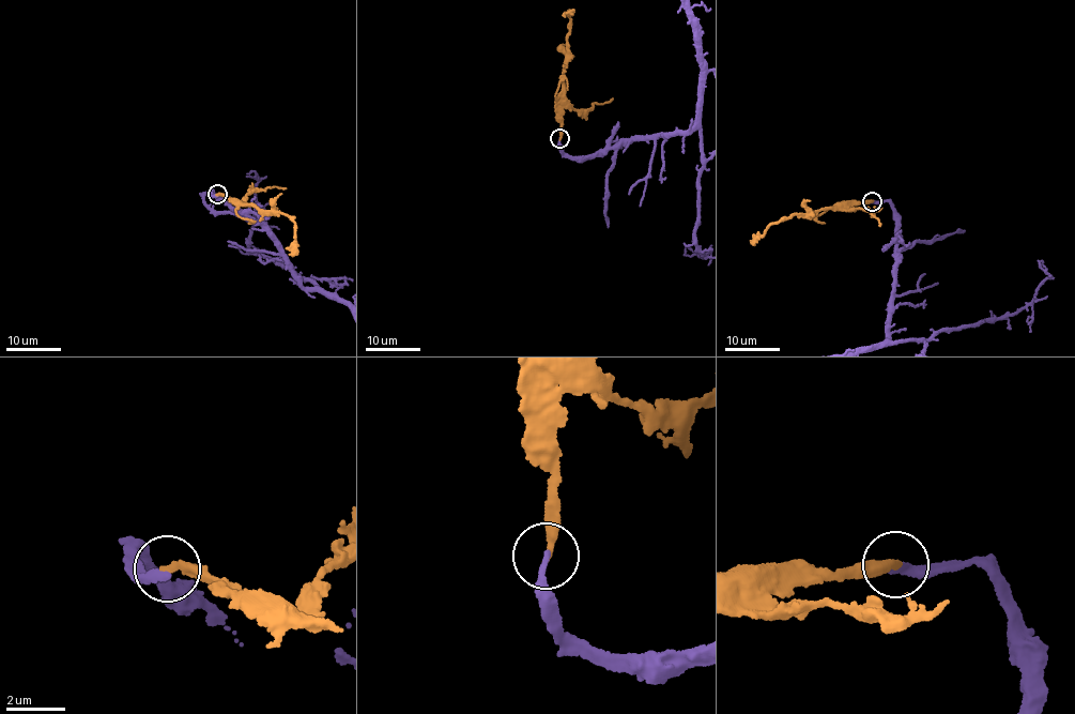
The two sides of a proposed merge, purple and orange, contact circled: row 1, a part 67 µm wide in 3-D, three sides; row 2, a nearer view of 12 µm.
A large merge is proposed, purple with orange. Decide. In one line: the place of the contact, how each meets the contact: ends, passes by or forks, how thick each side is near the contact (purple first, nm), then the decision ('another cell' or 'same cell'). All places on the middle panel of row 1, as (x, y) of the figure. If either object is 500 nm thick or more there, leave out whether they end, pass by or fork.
(559, 138) | purple ends | orange ends | 240/280 nm | same cell

